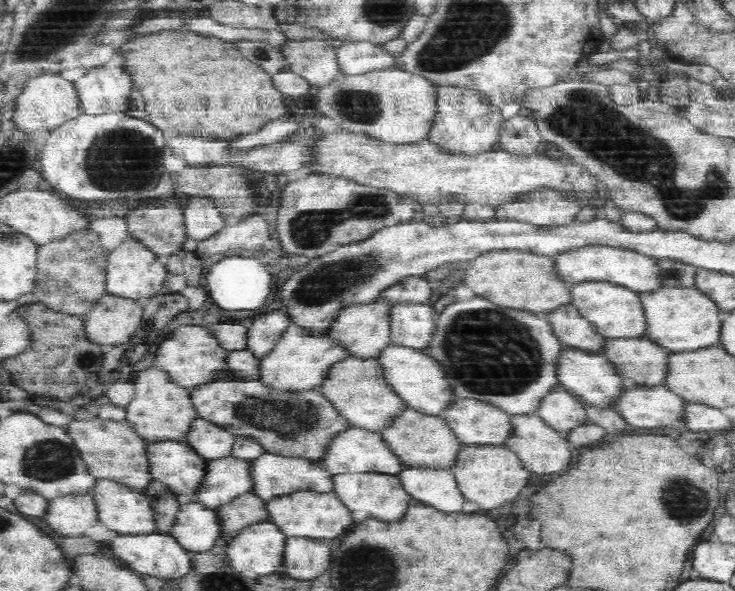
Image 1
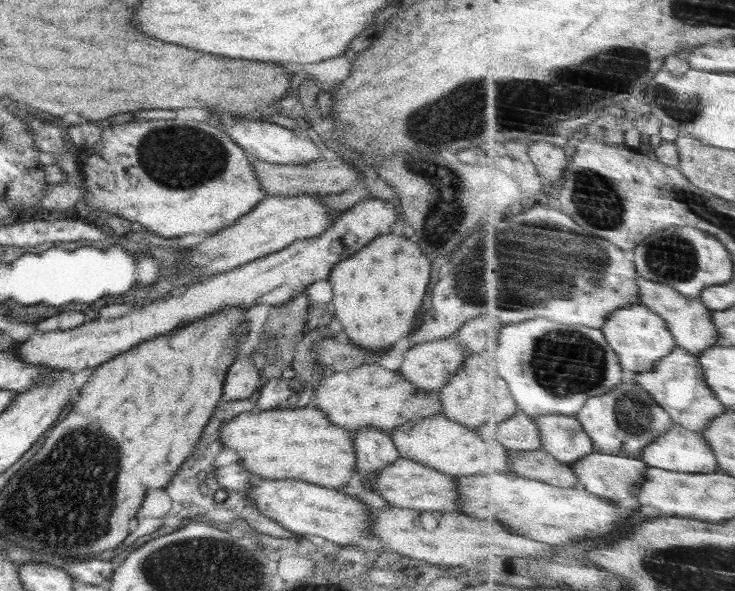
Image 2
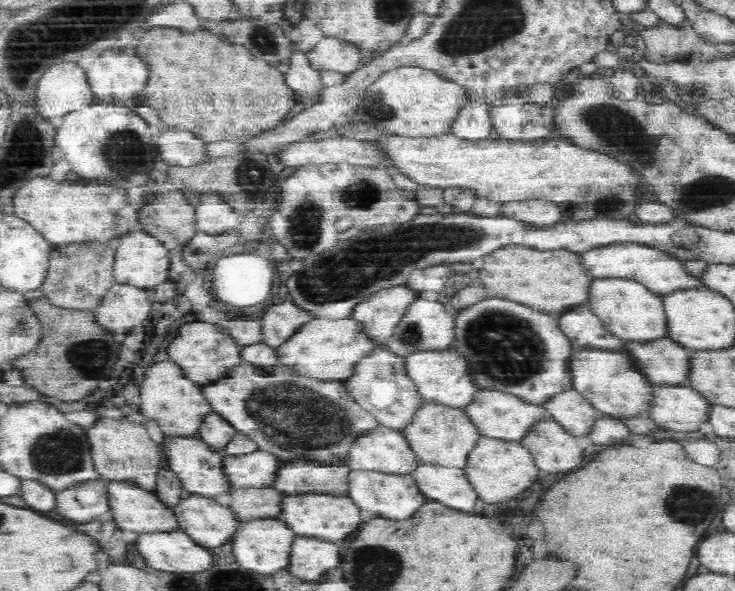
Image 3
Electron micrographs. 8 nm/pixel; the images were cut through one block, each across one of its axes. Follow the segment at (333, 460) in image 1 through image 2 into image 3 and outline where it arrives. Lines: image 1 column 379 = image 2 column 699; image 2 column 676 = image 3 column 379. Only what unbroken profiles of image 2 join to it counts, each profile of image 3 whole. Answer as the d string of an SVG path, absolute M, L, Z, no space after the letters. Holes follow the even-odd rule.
M380 425L351 445L346 464L352 470L412 474L421 466L422 460L414 453L403 430Z

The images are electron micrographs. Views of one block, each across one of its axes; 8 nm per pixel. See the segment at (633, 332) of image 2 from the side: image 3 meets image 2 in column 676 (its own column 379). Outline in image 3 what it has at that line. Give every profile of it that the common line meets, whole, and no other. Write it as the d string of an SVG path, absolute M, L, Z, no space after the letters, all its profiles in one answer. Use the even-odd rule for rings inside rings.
M346 316L344 318L314 318L290 337L284 344L277 347L278 365L294 366L298 374L314 378L345 380L354 376L357 364L376 349L384 348L375 336L365 331L367 324Z

